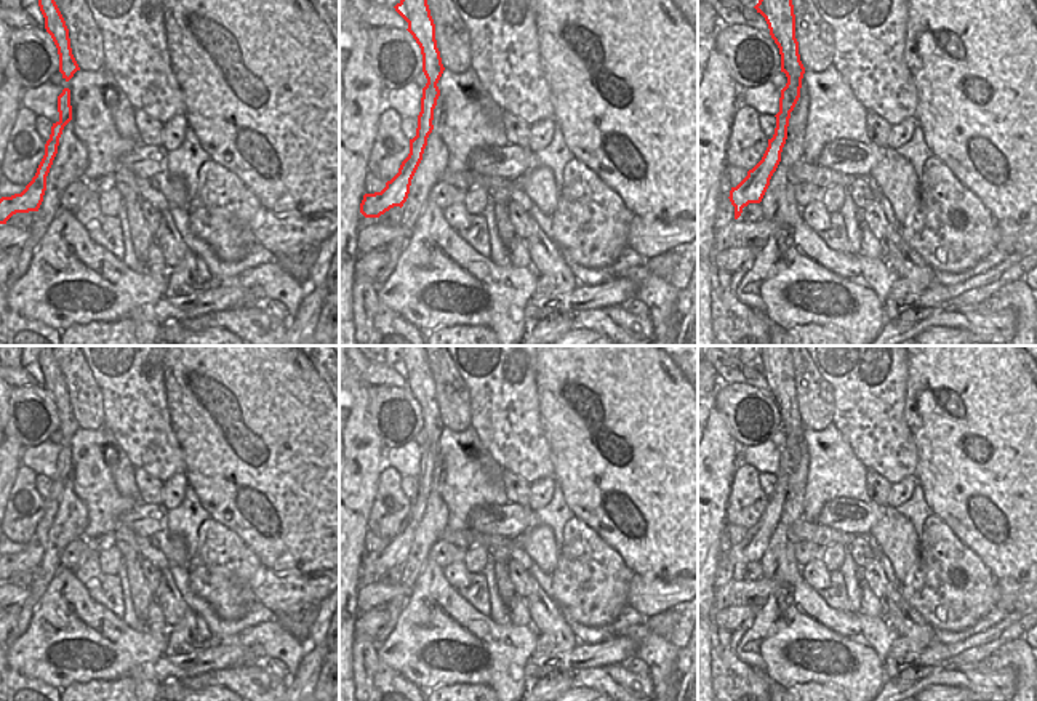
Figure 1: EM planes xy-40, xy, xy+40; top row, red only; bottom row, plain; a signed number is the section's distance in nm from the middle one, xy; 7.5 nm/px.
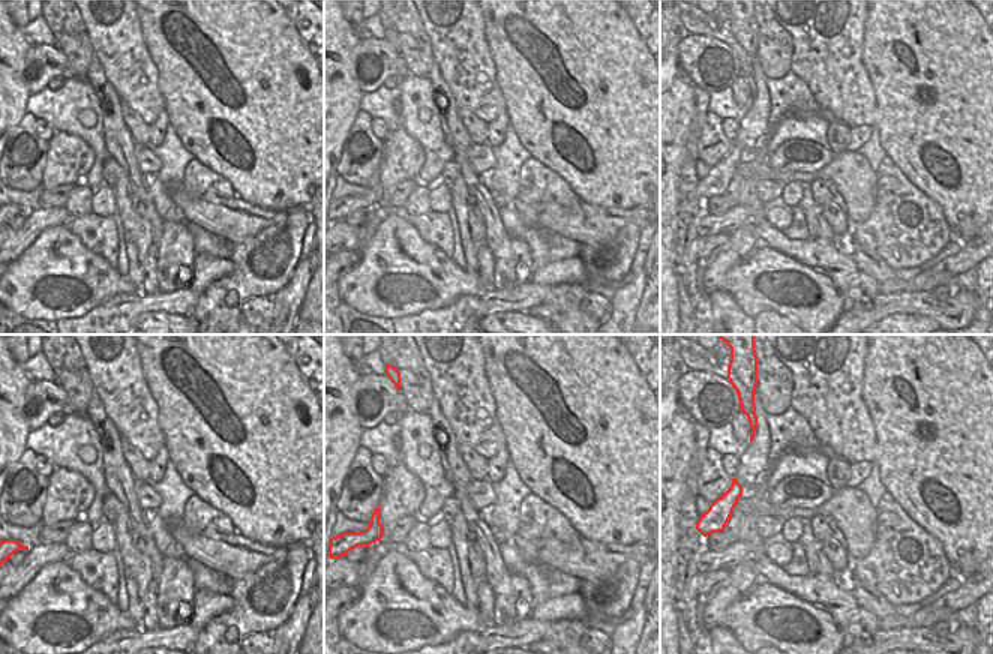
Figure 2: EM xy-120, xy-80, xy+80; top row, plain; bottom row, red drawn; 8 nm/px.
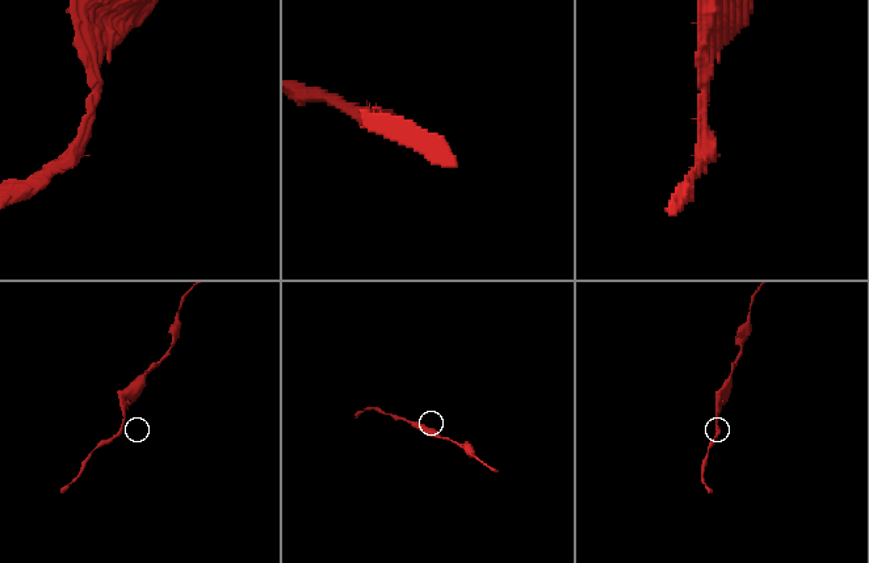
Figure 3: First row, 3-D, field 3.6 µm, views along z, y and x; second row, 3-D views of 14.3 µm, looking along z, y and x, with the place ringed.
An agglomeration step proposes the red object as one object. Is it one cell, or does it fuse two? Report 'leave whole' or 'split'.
leave whole

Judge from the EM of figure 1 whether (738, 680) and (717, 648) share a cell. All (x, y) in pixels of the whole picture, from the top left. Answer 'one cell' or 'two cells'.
one cell

